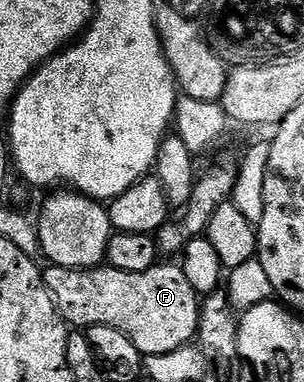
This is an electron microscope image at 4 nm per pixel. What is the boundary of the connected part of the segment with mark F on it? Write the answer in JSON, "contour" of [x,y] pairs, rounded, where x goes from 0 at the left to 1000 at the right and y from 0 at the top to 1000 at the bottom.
{"contour":[[[349,691],[309,707],[158,694],[141,730],[194,822],[234,859],[355,853],[411,869],[477,932],[632,903],[655,869],[661,772],[622,743],[599,694],[513,691],[490,712],[398,712]]]}

